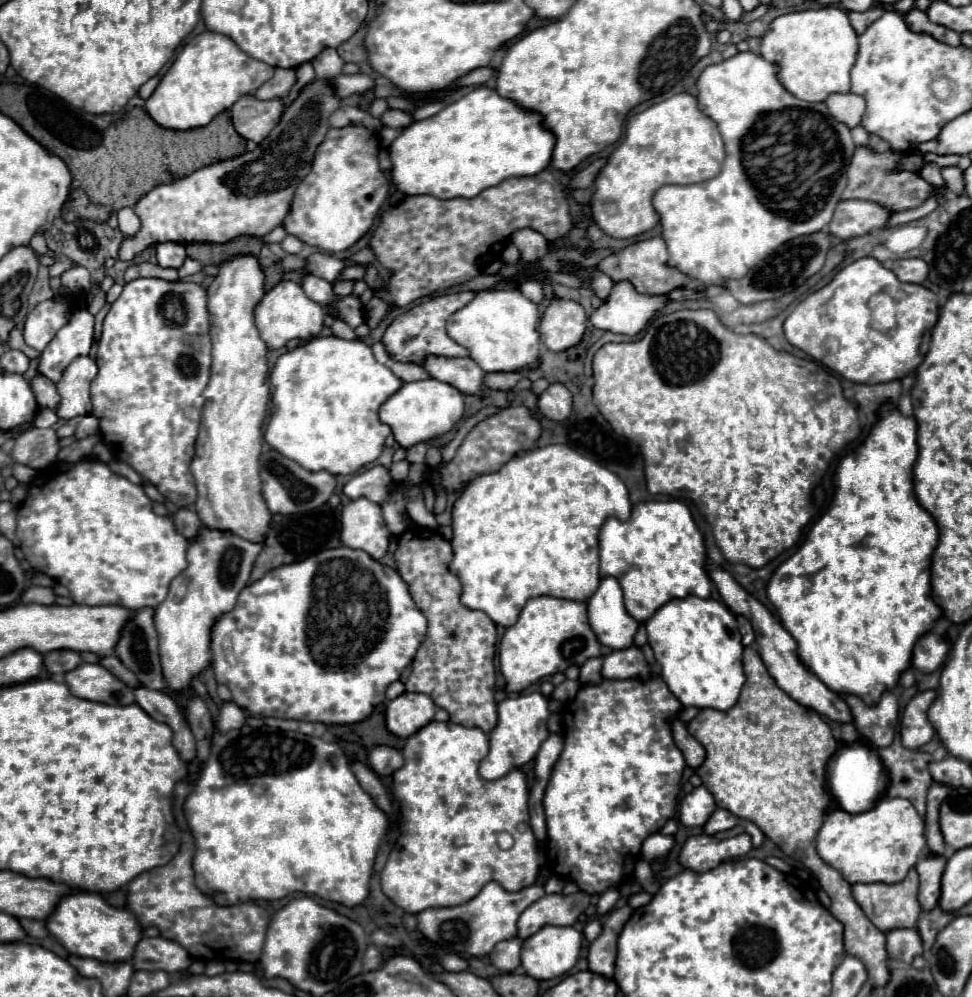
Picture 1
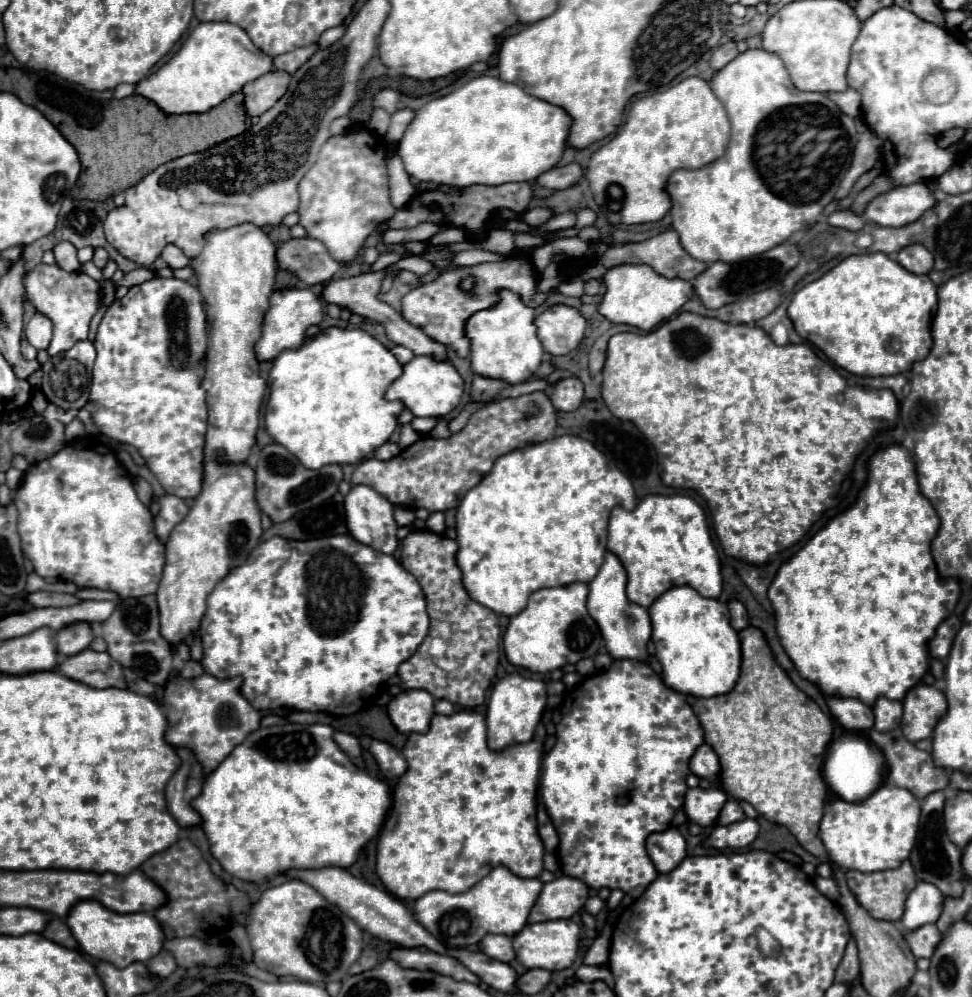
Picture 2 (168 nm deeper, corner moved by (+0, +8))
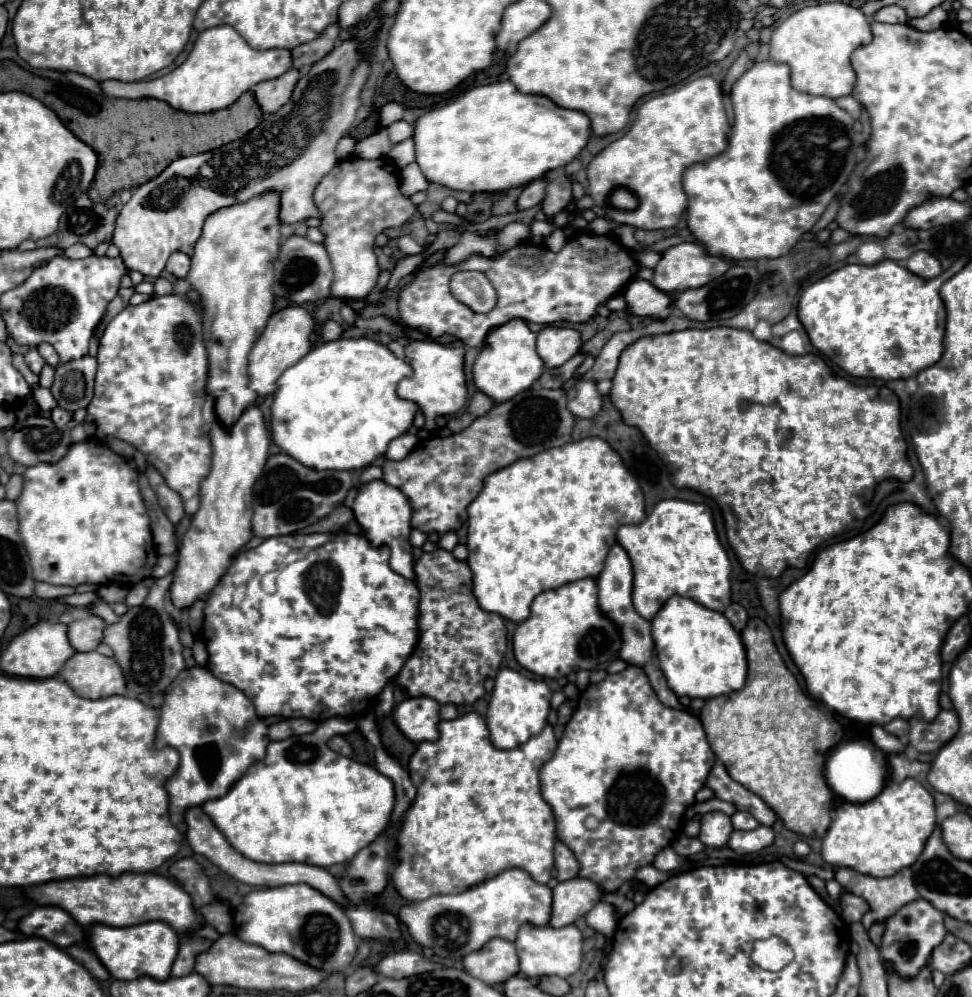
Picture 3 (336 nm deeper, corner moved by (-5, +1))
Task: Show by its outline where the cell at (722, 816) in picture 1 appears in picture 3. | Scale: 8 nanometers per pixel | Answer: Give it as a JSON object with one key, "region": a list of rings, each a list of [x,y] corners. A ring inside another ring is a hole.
{"region":[[[736,811],[732,815],[732,825],[734,829],[744,829],[744,831],[750,831],[750,829],[756,829],[760,823],[746,811]]]}

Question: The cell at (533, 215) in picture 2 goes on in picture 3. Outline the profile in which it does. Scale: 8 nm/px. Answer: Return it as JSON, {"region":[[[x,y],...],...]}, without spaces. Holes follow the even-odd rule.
{"region":[[[558,177],[548,185],[546,197],[542,201],[542,211],[548,219],[552,219],[556,213],[564,211],[568,201],[572,199],[572,183],[566,177]]]}

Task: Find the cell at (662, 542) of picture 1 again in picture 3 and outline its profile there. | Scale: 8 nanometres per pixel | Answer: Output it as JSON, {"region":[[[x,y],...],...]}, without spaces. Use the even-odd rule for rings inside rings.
{"region":[[[680,499],[660,501],[638,525],[622,525],[616,533],[634,569],[634,609],[652,619],[672,595],[690,597],[696,603],[724,611],[730,605],[730,559],[718,541],[712,515],[706,505]]]}

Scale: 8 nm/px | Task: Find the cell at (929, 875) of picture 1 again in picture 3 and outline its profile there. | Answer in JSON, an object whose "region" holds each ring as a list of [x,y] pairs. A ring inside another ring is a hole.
{"region":[[[920,899],[904,905],[884,925],[886,925],[886,933],[882,937],[880,957],[892,961],[894,969],[904,977],[914,977],[920,967],[928,965],[932,949],[940,945],[944,935],[948,933],[944,927],[944,913],[940,913],[940,909],[936,909],[934,905],[928,905],[928,901],[920,901]]]}

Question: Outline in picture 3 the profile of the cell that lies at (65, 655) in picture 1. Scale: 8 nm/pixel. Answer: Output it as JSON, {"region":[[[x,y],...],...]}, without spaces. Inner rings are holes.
{"region":[[[86,617],[80,621],[74,621],[68,625],[68,639],[70,645],[78,651],[78,653],[86,653],[86,651],[94,651],[100,641],[102,641],[102,629],[106,627],[106,623],[100,617]]]}

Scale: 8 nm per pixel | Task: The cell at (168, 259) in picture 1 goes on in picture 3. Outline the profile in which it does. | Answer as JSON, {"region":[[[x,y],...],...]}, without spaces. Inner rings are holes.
{"region":[[[172,253],[168,263],[166,263],[166,271],[170,271],[174,277],[186,277],[190,269],[190,257],[184,253]]]}

